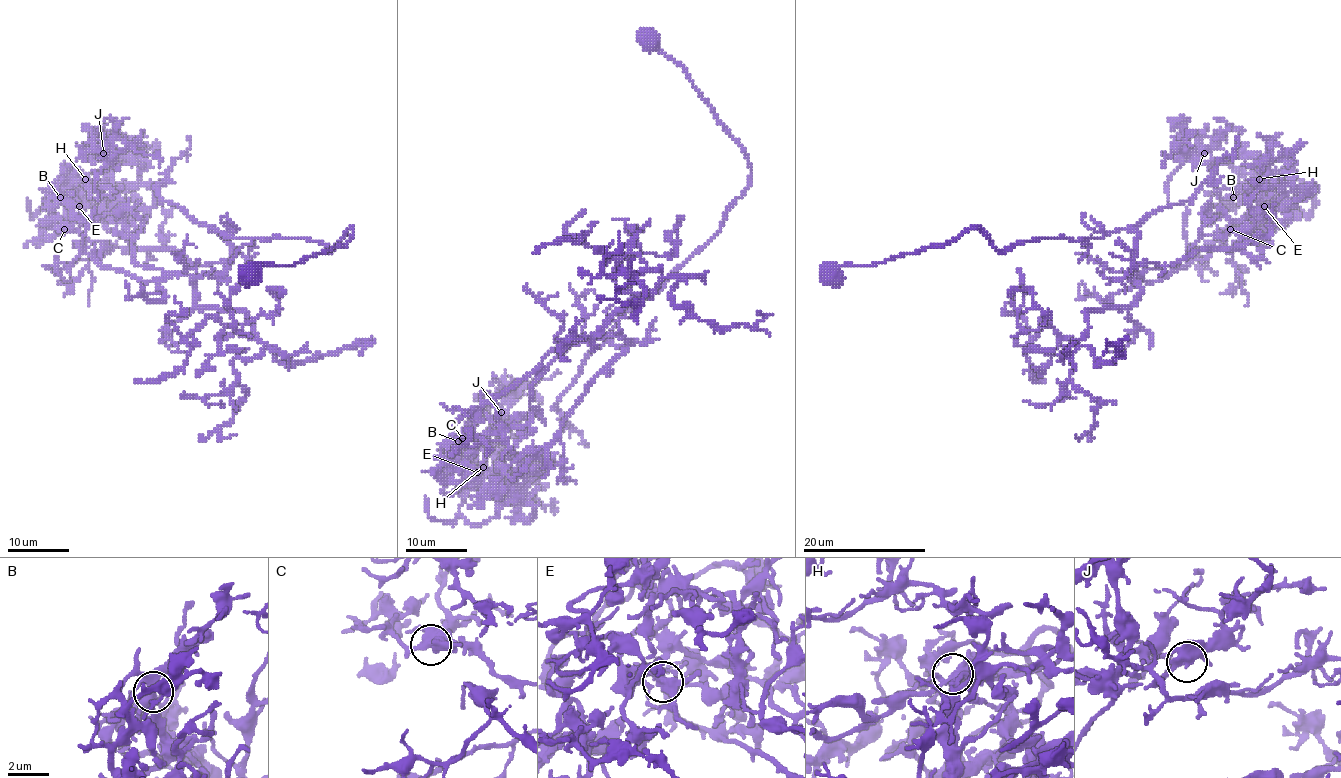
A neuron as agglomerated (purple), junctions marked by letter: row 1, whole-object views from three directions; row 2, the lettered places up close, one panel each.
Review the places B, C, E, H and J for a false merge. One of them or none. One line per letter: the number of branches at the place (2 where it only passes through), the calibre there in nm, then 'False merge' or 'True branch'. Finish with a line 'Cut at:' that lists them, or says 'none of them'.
B: Branches: 5. Thickness 440 nm. True branch
C: Branches: 5. Thickness 480 nm. False merge
E: Branches: 5. Thickness 400 nm. True branch
H: Branches: 5. Thickness 420 nm. True branch
J: Branches: 5. Thickness 440 nm. True branch
Cut at: C

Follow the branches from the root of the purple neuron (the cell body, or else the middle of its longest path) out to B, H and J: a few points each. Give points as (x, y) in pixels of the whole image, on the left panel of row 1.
B: (251, 274), (352, 228), (332, 251), (214, 229), (231, 263), (195, 265), (140, 249), (100, 199), (60, 197)
H: (251, 274), (352, 228), (332, 251), (214, 229), (220, 274), (166, 274), (132, 259), (85, 179)
J: (251, 274), (352, 228), (332, 251), (214, 229), (220, 274), (140, 266), (103, 153)

